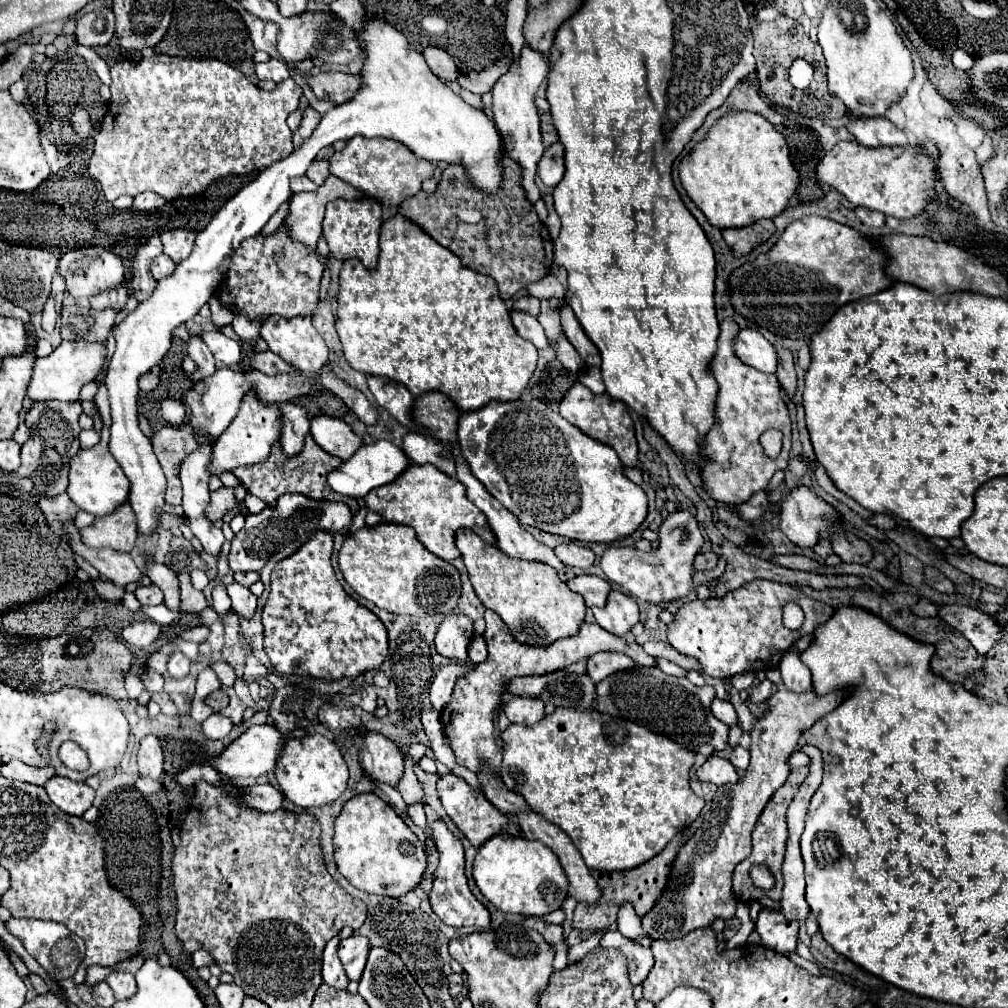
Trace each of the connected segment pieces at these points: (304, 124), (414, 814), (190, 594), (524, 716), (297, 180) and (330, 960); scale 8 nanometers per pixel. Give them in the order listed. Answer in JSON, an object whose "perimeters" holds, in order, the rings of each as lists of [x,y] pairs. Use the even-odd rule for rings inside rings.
{"perimeters":[[[[307,107],[303,111],[303,119],[301,119],[301,125],[299,129],[293,133],[293,143],[295,143],[295,149],[299,149],[299,145],[303,145],[303,141],[313,133],[313,129],[317,127],[317,123],[321,121],[321,115],[313,109],[313,107]]],[[[421,803],[407,805],[407,815],[420,828],[425,829],[427,827],[427,819]]],[[[179,573],[177,577],[181,581],[181,605],[179,605],[179,611],[181,613],[201,613],[207,607],[205,595],[201,591],[193,589],[189,573]]],[[[513,697],[505,707],[505,715],[512,723],[523,723],[532,725],[543,719],[543,709],[545,703],[539,699],[531,699],[531,697]],[[533,705],[533,709],[531,709]]],[[[301,175],[301,177],[293,177],[293,181],[291,181],[291,191],[293,191],[293,193],[317,191],[317,185],[315,185],[311,179],[307,179],[305,175]]],[[[339,935],[331,937],[325,945],[325,951],[323,951],[323,983],[335,987],[335,989],[345,989],[349,979],[347,979],[347,973],[337,957],[337,947],[339,947]]]]}

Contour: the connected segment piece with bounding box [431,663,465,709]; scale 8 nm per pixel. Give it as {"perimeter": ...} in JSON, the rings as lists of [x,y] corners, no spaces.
{"perimeter":[[[451,663],[451,665],[443,667],[443,669],[435,675],[433,685],[431,685],[431,705],[433,705],[433,709],[443,709],[443,707],[449,703],[453,685],[455,685],[457,677],[459,677],[463,671],[465,671],[463,665]]]}

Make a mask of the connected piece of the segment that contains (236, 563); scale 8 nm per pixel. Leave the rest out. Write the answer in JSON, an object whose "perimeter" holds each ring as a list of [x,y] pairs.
{"perimeter":[[[287,493],[277,501],[277,507],[267,507],[259,515],[247,515],[245,527],[231,541],[229,567],[231,571],[261,571],[271,555],[279,553],[283,547],[291,545],[297,537],[307,537],[315,531],[341,531],[351,525],[351,511],[345,503],[335,501],[313,501],[297,493]]]}

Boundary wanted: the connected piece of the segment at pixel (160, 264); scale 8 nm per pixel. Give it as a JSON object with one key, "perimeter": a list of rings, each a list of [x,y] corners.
{"perimeter":[[[159,255],[159,257],[155,257],[153,263],[151,263],[151,275],[159,281],[159,279],[171,275],[171,273],[175,271],[175,267],[177,267],[177,265],[173,263],[173,259],[169,259],[169,257],[165,257],[165,255]]]}

